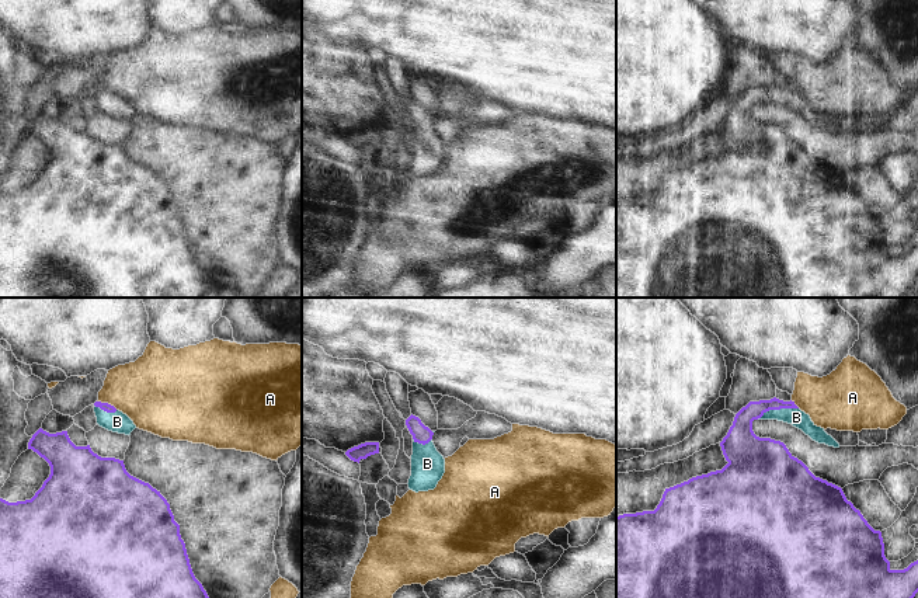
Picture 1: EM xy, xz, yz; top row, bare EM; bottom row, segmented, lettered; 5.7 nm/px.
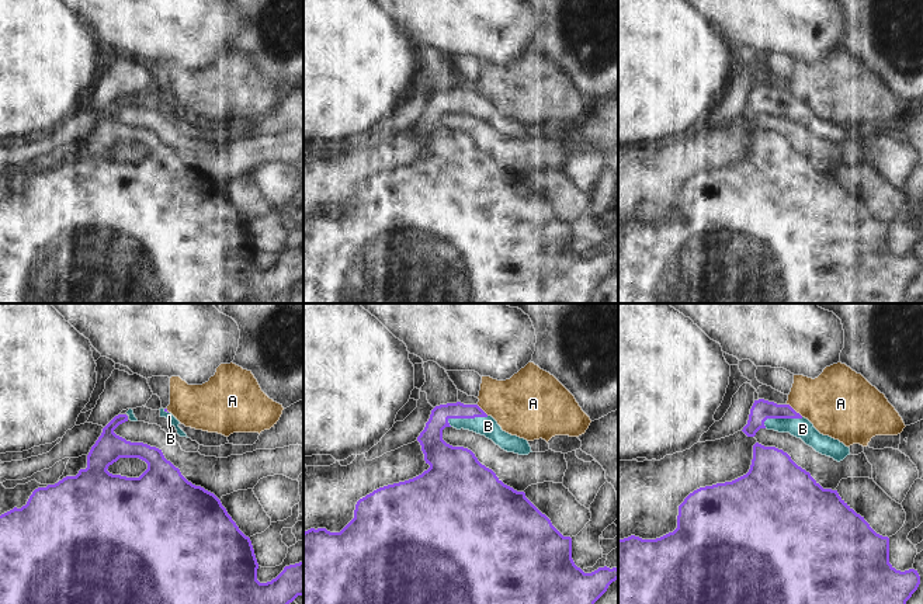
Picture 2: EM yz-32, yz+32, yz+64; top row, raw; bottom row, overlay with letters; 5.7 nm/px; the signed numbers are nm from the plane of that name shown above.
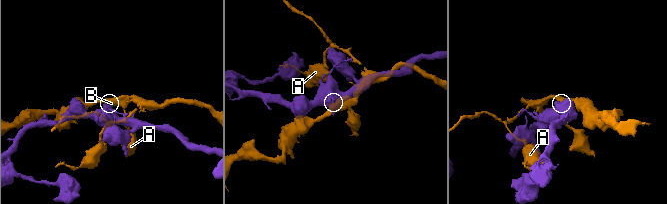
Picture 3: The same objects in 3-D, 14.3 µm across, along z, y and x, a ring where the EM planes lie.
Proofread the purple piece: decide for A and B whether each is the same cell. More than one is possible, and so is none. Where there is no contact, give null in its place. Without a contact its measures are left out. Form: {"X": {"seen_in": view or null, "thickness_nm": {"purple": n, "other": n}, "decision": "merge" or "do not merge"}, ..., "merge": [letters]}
{"A": {"seen_in": "xy", "thickness_nm": {"purple": 50, "other": 380}, "decision": "do not merge"}, "B": {"seen_in": "yz", "thickness_nm": {"purple": 160, "other": 100}, "decision": "merge"}, "merge": ["B"]}

